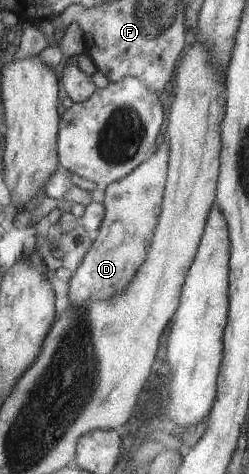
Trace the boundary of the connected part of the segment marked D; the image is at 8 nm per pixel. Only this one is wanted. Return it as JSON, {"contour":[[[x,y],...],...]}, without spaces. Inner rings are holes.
{"contour":[[[162,144],[150,158],[140,162],[127,176],[109,183],[105,188],[105,214],[98,228],[98,235],[93,239],[88,252],[84,254],[80,266],[72,273],[68,280],[66,300],[74,306],[90,304],[94,300],[108,300],[120,294],[134,272],[144,262],[150,246],[150,238],[154,234],[156,222],[160,215],[160,204],[163,198],[168,167],[168,144]]]}

